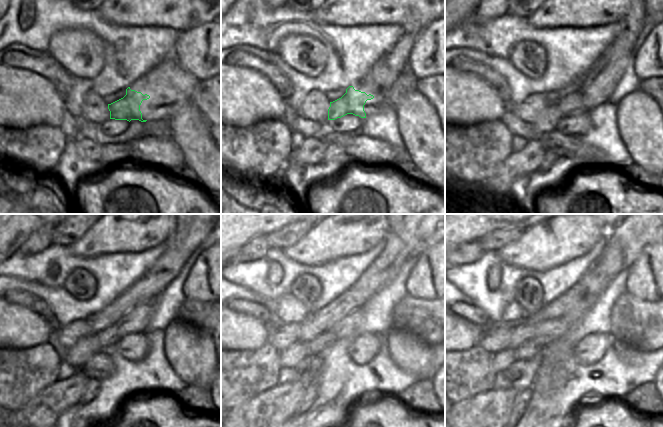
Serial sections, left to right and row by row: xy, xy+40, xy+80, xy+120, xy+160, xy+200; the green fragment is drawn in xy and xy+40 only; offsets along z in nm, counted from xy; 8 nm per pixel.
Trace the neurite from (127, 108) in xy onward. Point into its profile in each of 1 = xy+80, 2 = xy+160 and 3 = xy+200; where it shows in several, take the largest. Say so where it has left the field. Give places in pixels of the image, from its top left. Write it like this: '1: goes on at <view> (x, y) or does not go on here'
1: goes on at xy+80 (547, 120)
2: goes on at xy+160 (294, 354)
3: goes on at xy+200 (502, 359)

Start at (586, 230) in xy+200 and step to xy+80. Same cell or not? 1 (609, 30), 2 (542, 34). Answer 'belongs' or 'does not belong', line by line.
1: does not belong
2: does not belong

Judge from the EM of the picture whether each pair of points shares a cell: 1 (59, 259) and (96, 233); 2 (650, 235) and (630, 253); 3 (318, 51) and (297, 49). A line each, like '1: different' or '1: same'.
1: different
2: same
3: same

